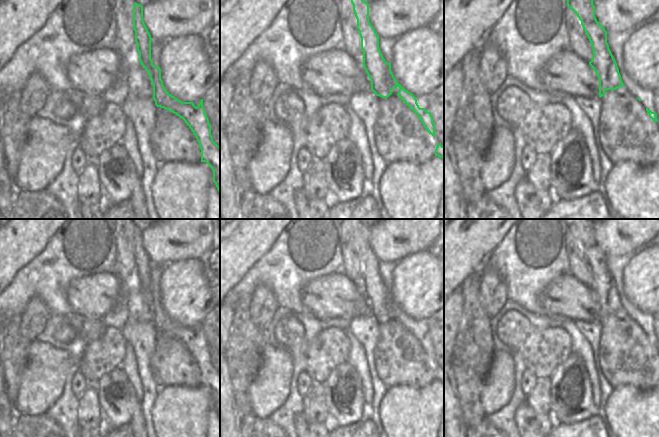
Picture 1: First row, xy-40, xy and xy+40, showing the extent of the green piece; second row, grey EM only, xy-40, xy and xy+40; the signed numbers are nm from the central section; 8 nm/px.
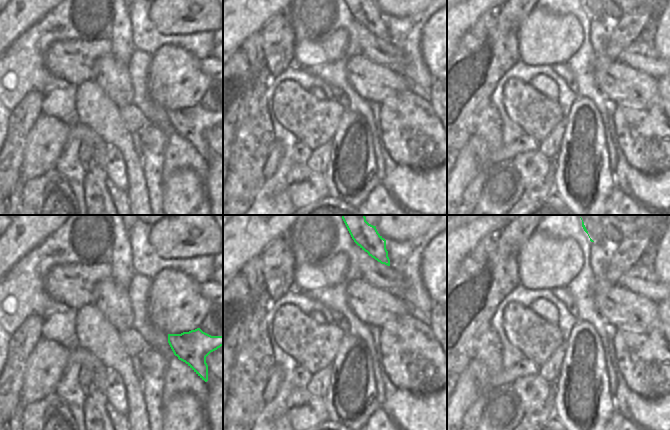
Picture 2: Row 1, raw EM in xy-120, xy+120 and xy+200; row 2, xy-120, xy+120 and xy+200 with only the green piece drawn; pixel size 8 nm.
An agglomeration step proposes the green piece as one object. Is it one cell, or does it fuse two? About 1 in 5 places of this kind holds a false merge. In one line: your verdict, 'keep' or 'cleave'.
keep

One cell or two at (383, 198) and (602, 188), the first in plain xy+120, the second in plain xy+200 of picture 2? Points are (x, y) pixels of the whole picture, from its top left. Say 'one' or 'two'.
two

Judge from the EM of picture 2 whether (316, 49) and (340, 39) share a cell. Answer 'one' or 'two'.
one

